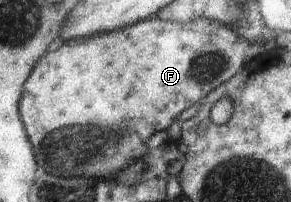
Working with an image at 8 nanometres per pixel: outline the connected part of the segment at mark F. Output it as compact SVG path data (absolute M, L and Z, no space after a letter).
M156 16L124 26L118 32L108 32L106 36L88 36L74 44L68 42L60 46L42 56L44 60L37 61L20 98L20 116L39 171L57 177L94 178L104 182L122 180L128 186L136 184L146 170L144 156L150 136L167 130L180 112L198 104L208 92L240 72L246 60L262 52L266 54L263 41L252 44L222 22L199 18L185 25L166 22Z

